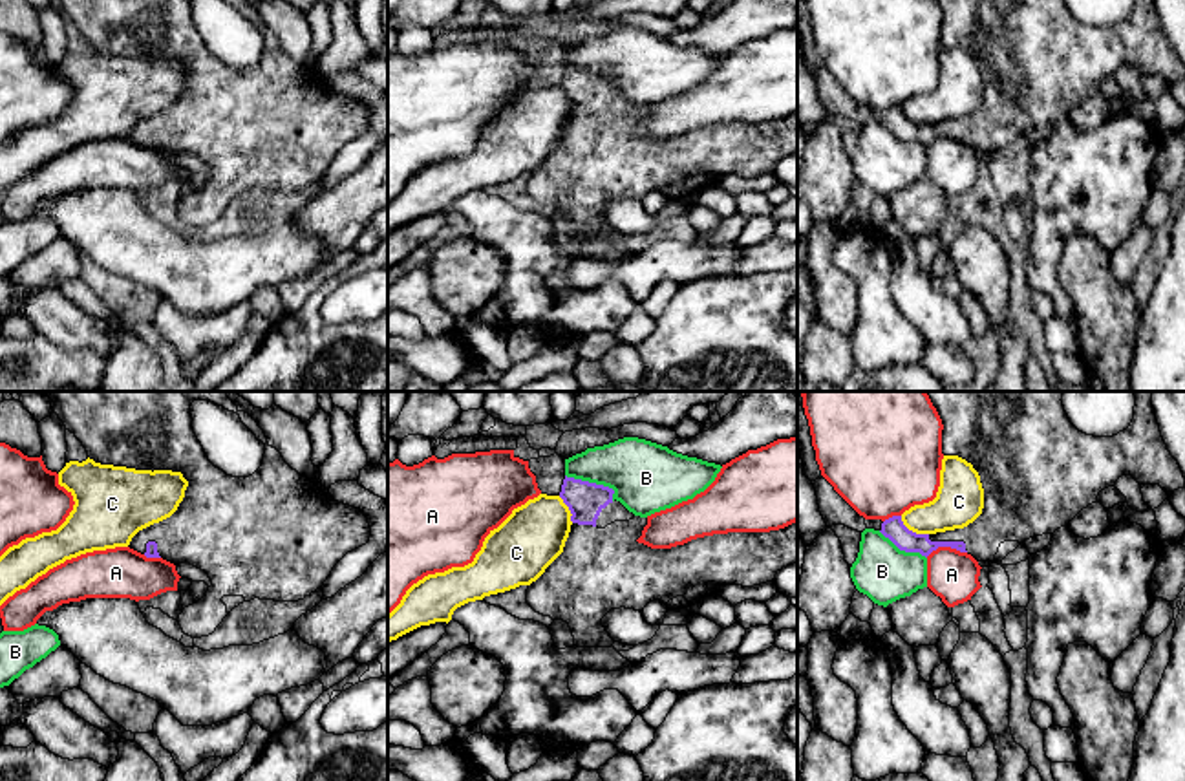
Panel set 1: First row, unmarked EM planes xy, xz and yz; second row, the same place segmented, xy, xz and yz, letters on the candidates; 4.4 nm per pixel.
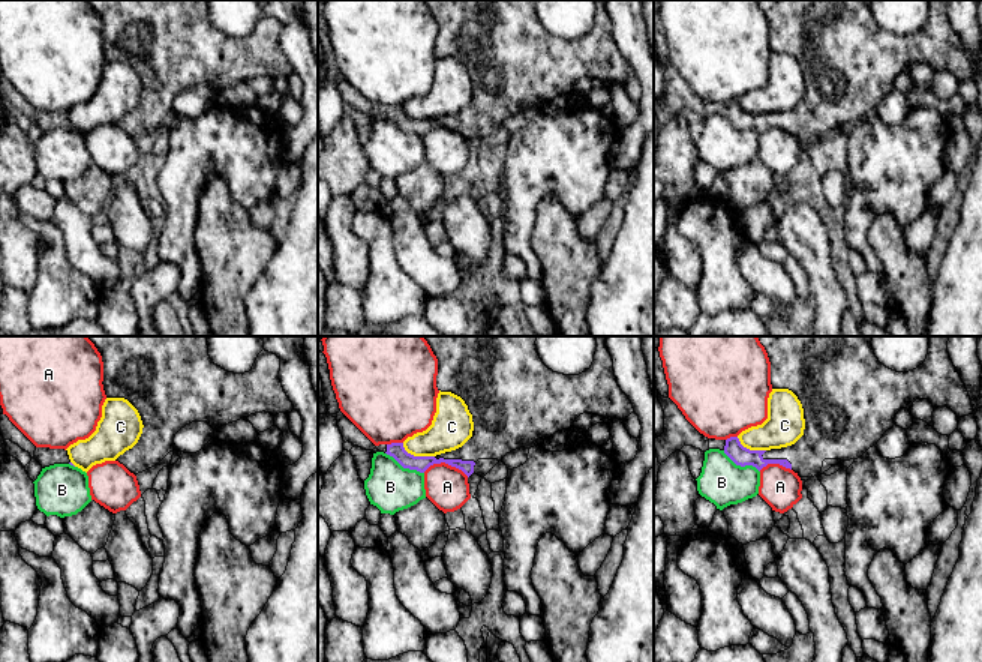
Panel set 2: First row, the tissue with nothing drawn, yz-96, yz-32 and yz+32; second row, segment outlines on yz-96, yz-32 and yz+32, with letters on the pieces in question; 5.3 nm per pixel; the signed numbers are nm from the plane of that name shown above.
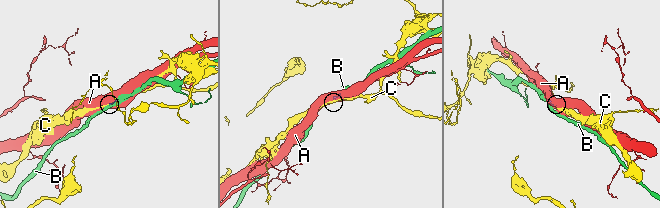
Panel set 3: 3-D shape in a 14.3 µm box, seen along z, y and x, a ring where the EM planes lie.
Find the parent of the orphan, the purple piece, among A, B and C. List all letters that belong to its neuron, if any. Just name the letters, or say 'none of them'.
none of them

